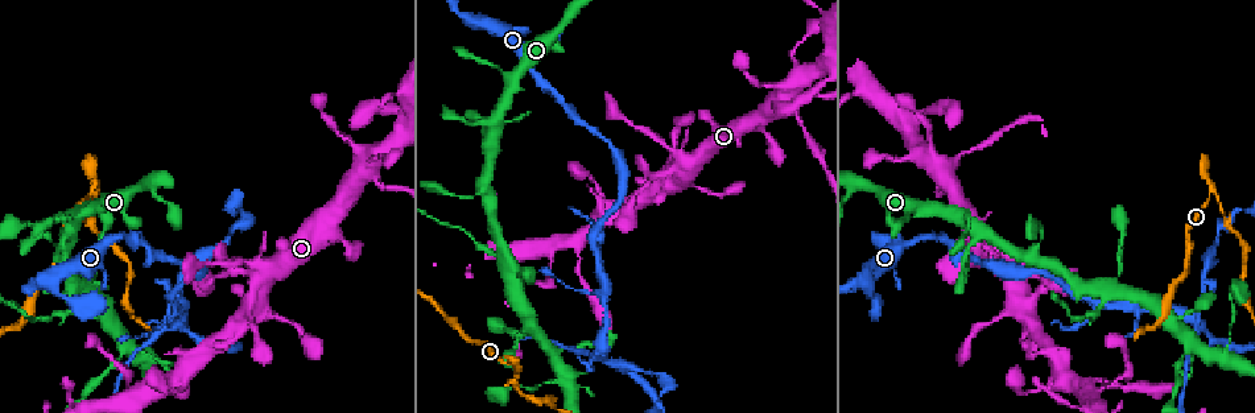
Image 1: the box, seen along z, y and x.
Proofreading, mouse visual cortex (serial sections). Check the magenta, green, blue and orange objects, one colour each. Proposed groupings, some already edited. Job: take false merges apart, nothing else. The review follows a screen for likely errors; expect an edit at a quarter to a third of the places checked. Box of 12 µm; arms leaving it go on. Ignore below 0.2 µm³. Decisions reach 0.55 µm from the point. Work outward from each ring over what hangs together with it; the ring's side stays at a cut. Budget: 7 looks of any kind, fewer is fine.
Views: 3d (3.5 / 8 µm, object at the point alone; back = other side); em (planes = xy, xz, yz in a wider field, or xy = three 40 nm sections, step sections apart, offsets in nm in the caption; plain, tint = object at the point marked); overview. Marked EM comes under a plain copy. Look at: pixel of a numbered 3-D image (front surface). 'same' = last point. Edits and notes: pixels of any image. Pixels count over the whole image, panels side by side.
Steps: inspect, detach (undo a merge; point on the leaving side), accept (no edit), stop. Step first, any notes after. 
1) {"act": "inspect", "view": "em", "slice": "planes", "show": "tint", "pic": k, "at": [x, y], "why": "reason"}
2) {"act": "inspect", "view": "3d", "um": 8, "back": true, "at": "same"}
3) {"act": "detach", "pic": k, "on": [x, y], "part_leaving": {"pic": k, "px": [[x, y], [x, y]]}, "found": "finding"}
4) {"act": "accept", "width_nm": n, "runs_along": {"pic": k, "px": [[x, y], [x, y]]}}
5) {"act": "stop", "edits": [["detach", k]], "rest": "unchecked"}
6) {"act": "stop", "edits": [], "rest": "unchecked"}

{"act": "inspect", "view": "em", "slice": "xy", "step": 5, "show": "tint", "pic": 1, "at": [84, 289], "why": "calibre changes"}

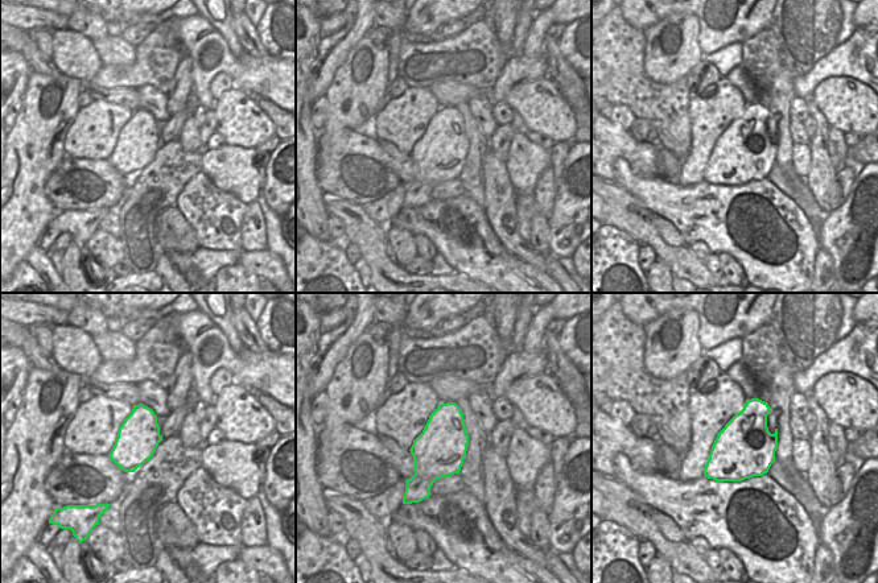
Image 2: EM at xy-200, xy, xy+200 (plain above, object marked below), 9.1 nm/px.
{"act": "inspect", "view": "3d", "um": 3.5, "back": true, "at": "same", "why": "wider look"}

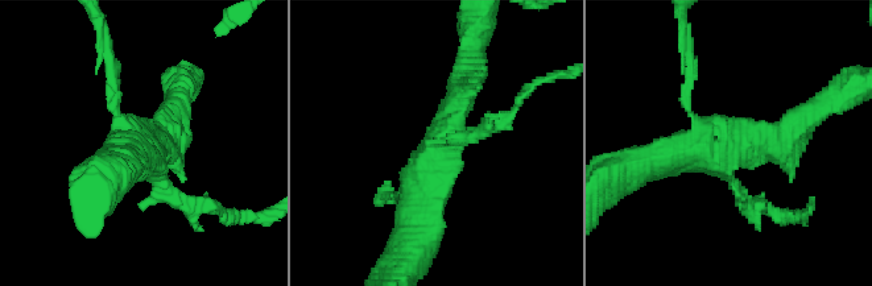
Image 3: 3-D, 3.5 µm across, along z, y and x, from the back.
{"act": "accept", "runs_along": {"pic": 3, "px": [[463, 85], [428, 169], [420, 236]]}, "found": "one cell here"}

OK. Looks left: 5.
{"act": "inspect", "view": "3d", "um": 3.5, "pic": 1, "at": [596, 350], "why": "four-way junction"}

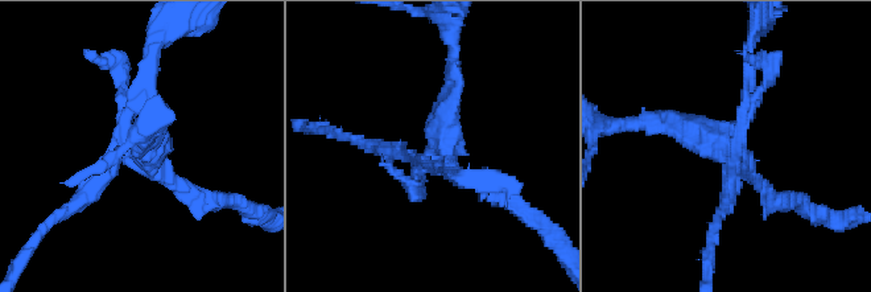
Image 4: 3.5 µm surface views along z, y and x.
{"act": "inspect", "view": "em", "slice": "planes", "show": "tint", "pic": 4, "at": [734, 151], "arms": 4, "arm_widths_nm": [150, 150, 200, 200], "why": "shape alone is not enough"}

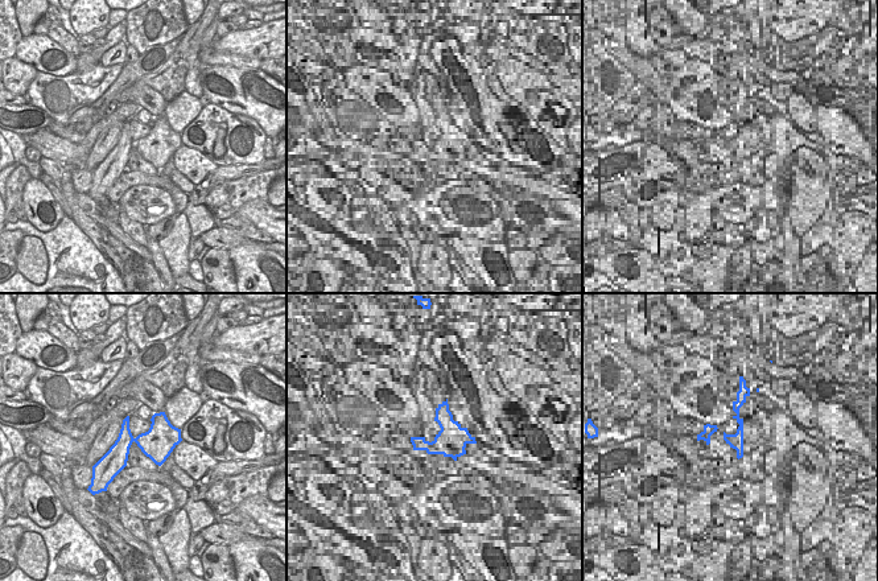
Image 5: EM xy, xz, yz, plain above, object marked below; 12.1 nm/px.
{"act": "detach", "pic": 4, "on": [89, 185], "width_nm": 400, "part_leaving": {"pic": 4, "px": [[120, 138], [157, 37]]}, "found": "two cells meet here"}

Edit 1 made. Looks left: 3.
{"act": "inspect", "view": "3d", "um": 3.5, "back": true, "pic": 1, "at": [92, 195], "why": "abrupt turn"}

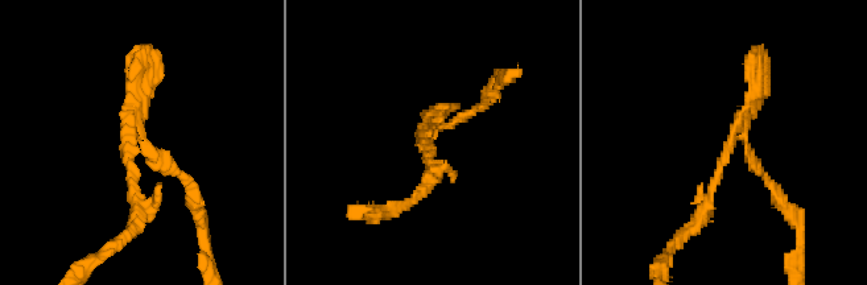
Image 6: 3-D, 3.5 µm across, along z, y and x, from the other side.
{"act": "inspect", "view": "em", "slice": "xy", "step": 5, "show": "tint", "pic": 6, "at": [432, 136], "why": "now the EM"}

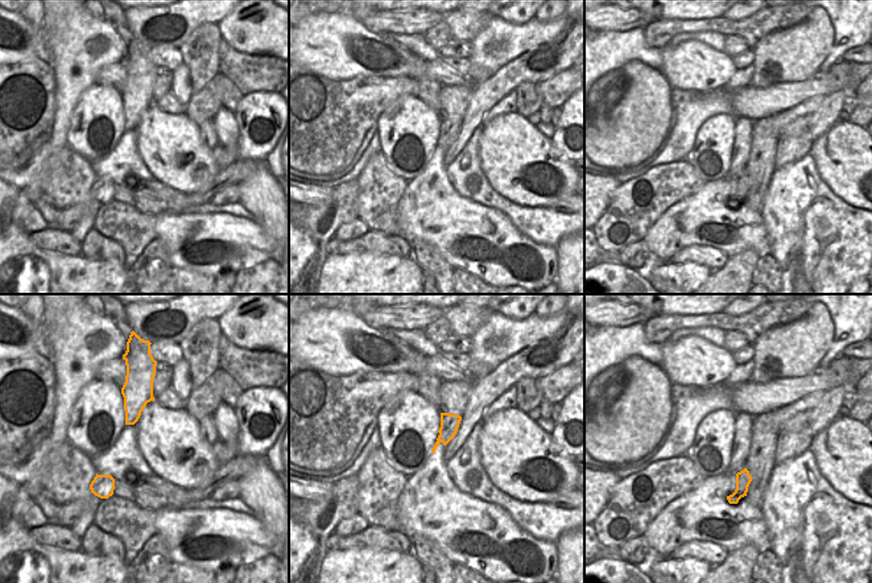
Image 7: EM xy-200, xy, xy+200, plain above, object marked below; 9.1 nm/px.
{"act": "detach", "pic": 6, "on": [132, 81], "border": {"pic": 7, "px": [[438, 435], [442, 441]]}, "found": "two cells meet here"}

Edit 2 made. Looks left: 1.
{"act": "stop", "edits": [["detach", 4], ["detach", 6]], "rest": "unchecked"}

